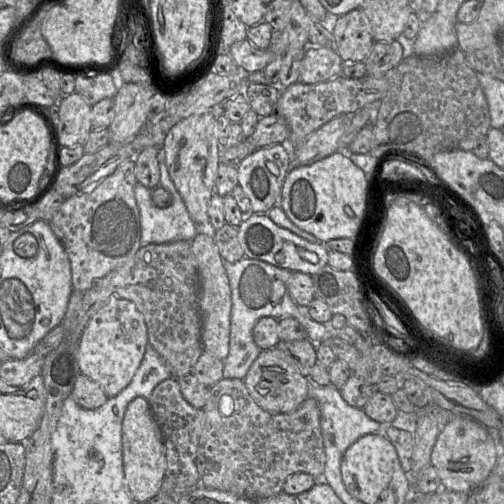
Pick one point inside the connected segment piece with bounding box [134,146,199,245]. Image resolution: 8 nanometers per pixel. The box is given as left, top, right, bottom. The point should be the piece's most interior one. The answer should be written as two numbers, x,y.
158,225

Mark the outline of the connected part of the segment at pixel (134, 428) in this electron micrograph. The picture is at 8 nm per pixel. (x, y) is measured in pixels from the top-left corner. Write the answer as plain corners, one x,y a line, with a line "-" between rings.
136,397
127,406
122,423
123,467
126,487
135,503
147,502
159,494
166,472
162,432
149,401

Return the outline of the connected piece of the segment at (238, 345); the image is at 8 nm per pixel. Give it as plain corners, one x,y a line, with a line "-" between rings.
244,257
235,263
224,261
231,288
232,308
230,316
229,353
224,360
223,378
241,379
247,375
251,365
261,353
253,338
253,328
261,317
282,319
292,317
299,321
313,343
321,343
329,334
329,325
314,321
307,306
296,304
288,292
288,280
292,271
278,268
267,262

